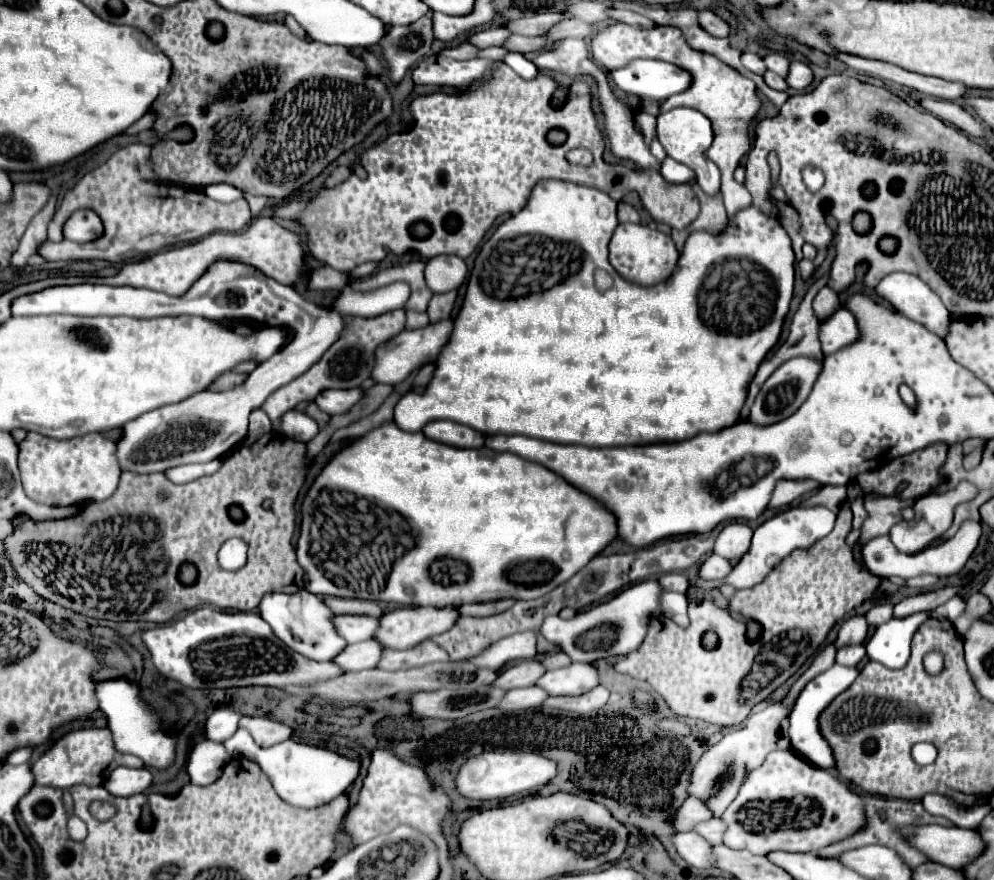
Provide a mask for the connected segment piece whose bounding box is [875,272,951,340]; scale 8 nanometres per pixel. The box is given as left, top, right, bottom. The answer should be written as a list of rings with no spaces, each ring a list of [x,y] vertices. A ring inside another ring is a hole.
[[[893,272],[887,274],[879,286],[875,288],[875,294],[879,298],[883,298],[885,302],[889,302],[899,314],[903,314],[905,318],[925,326],[929,332],[937,334],[941,340],[945,340],[945,336],[949,334],[949,326],[951,326],[951,314],[947,314],[947,308],[943,306],[943,302],[939,302],[939,296],[919,278],[907,272]]]

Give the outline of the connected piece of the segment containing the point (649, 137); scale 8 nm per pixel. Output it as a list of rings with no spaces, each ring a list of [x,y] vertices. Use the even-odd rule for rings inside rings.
[[[635,112],[635,122],[639,126],[639,130],[643,132],[643,138],[645,138],[645,144],[651,146],[653,138],[657,136],[657,118],[647,114],[647,112]]]

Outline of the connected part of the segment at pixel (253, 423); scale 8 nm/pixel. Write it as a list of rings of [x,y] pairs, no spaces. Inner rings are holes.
[[[253,410],[253,412],[251,412],[251,418],[249,418],[249,432],[247,432],[245,444],[251,446],[251,444],[255,444],[263,434],[269,434],[269,432],[271,432],[269,416],[267,416],[263,410]]]

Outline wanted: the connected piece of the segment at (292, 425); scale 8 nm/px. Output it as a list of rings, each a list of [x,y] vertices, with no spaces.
[[[289,410],[283,420],[281,420],[281,430],[289,436],[289,438],[295,438],[295,440],[311,440],[313,436],[317,436],[319,432],[319,426],[313,418],[305,416],[303,412],[297,412],[297,410]]]

